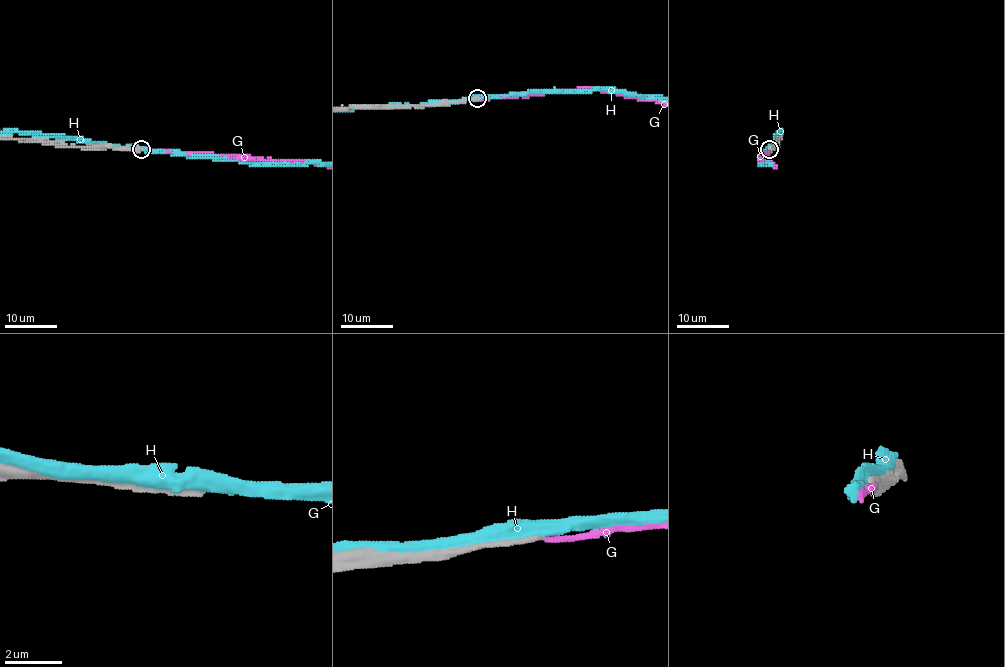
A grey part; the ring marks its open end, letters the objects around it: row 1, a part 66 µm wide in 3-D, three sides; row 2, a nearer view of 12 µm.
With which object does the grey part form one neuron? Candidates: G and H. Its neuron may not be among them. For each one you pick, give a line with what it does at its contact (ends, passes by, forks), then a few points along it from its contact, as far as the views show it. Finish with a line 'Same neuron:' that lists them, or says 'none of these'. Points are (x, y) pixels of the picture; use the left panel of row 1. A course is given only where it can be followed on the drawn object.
Same neuron: none of these

